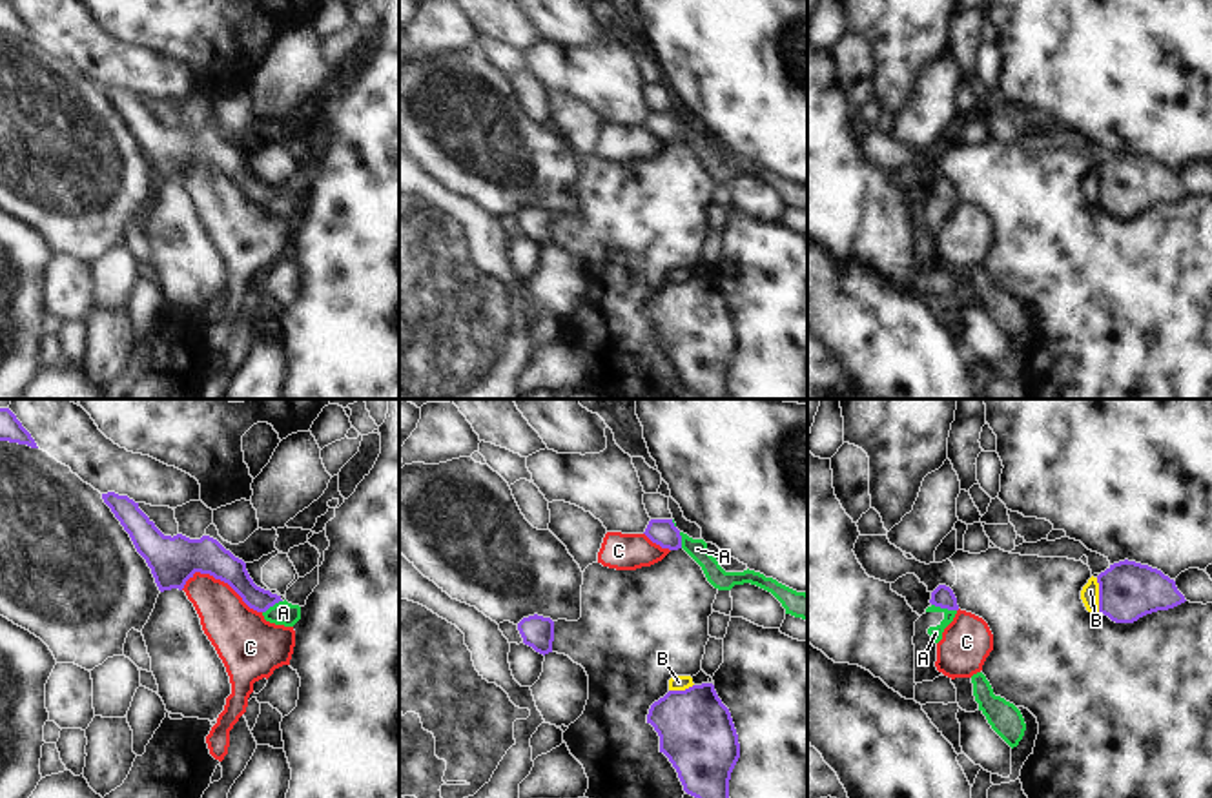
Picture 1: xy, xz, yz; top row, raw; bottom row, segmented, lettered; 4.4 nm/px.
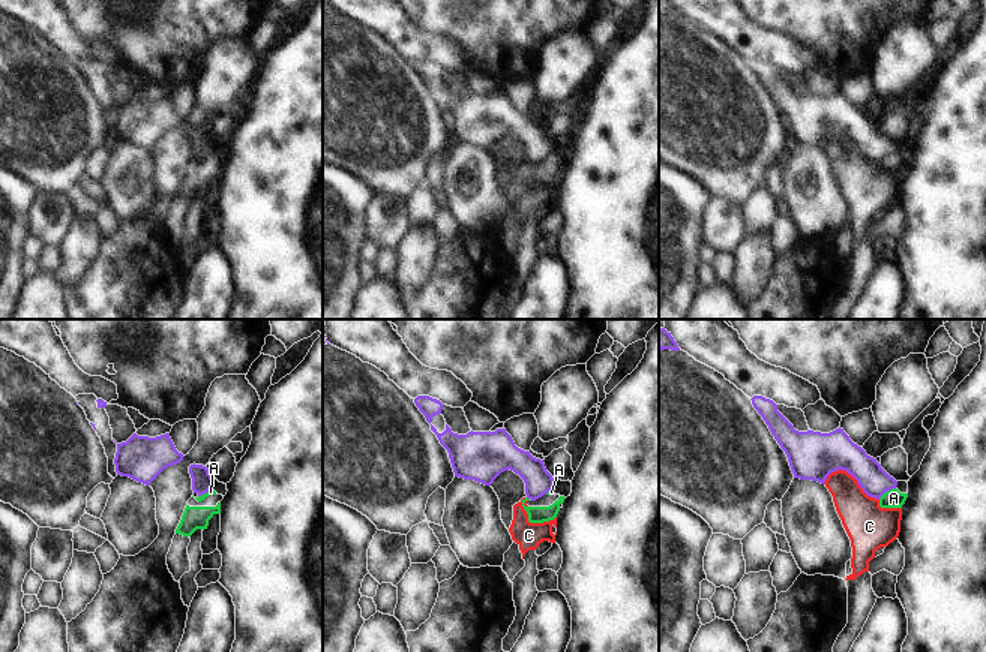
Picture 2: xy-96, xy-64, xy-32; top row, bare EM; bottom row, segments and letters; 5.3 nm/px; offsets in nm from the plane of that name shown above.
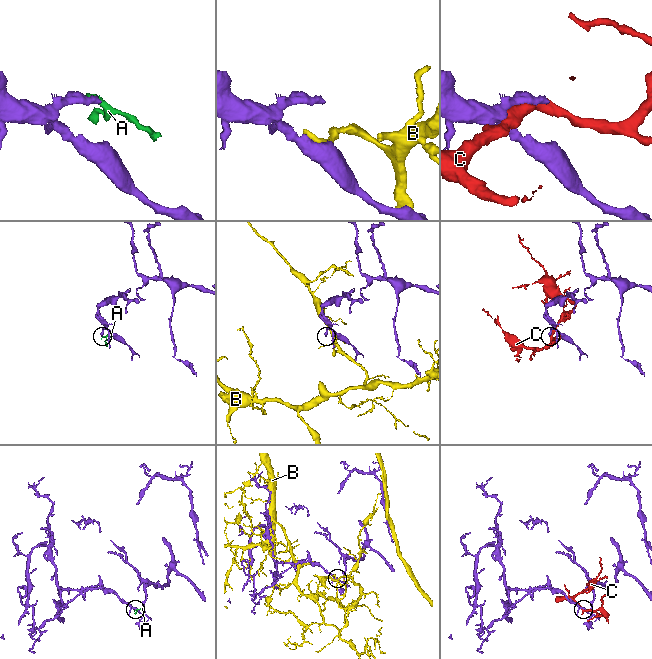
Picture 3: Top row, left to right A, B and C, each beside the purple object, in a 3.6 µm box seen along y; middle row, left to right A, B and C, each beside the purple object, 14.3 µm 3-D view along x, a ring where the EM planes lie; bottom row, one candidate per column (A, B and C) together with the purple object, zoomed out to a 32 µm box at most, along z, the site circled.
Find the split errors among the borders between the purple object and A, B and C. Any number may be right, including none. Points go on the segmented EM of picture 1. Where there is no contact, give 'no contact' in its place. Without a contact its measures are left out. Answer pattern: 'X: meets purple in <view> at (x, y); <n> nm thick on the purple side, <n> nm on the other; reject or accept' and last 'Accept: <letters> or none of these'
A: meets purple in yz at (944, 607); 100 nm thick on the purple side, 60 nm on the other; reject
B: meets purple in yz at (1099, 594); 260 nm thick on the purple side, 80 nm on the other; reject
C: meets purple in xy at (221, 580); 200 nm thick on the purple side, 240 nm on the other; reject
Accept: none of these

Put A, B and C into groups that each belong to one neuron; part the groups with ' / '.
A B / C

